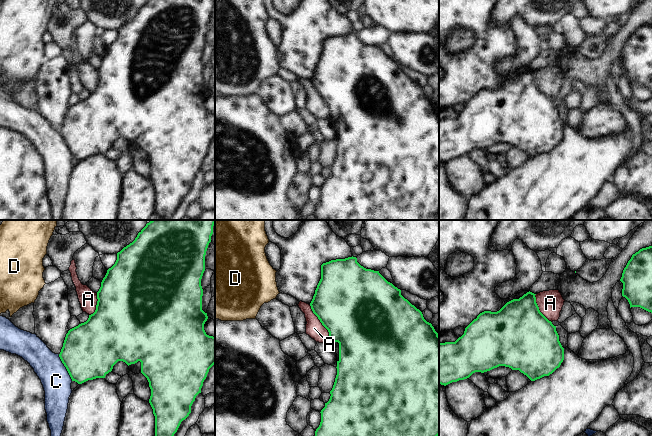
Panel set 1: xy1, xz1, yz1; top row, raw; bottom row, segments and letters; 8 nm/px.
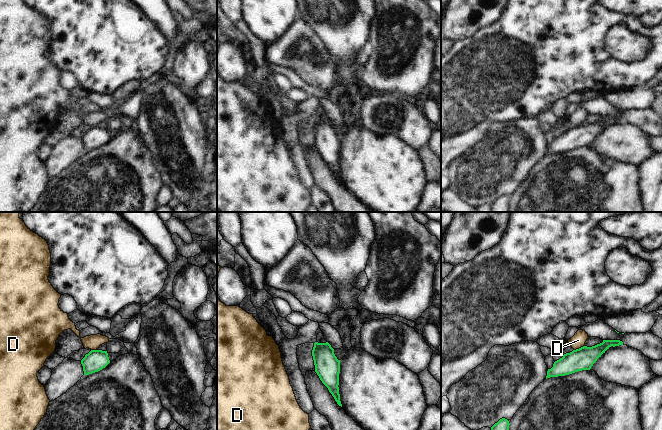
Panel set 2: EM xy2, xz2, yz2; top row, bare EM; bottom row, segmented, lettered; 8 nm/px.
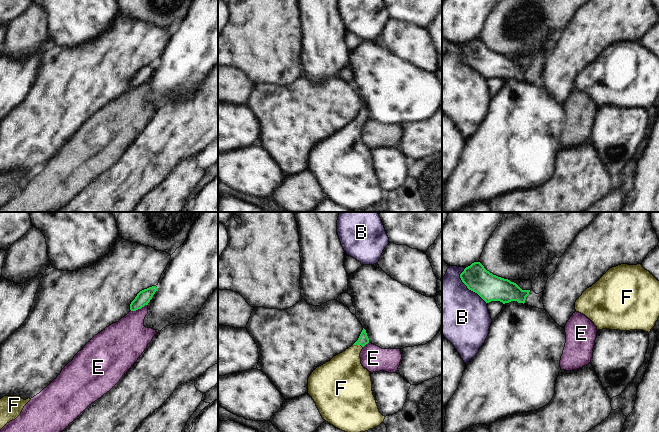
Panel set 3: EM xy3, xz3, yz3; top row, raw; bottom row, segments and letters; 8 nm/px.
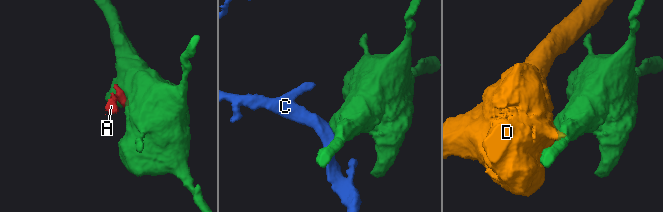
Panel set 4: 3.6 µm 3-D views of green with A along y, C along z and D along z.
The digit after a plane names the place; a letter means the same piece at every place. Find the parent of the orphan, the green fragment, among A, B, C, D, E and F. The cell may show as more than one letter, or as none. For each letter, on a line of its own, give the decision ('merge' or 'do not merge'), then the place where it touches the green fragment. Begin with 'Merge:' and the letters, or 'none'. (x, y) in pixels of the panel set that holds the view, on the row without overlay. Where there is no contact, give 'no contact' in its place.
Merge: F
A: do not merge; contact xz1 (320, 97)
B: do not merge; contact yz3 (467, 63)
C: do not merge; contact xy1 (65, 142)
D: do not merge; contact yz2 (579, 124)
E: do not merge; contact xy3 (139, 84)
F: merge; contact xz3 (358, 120)

